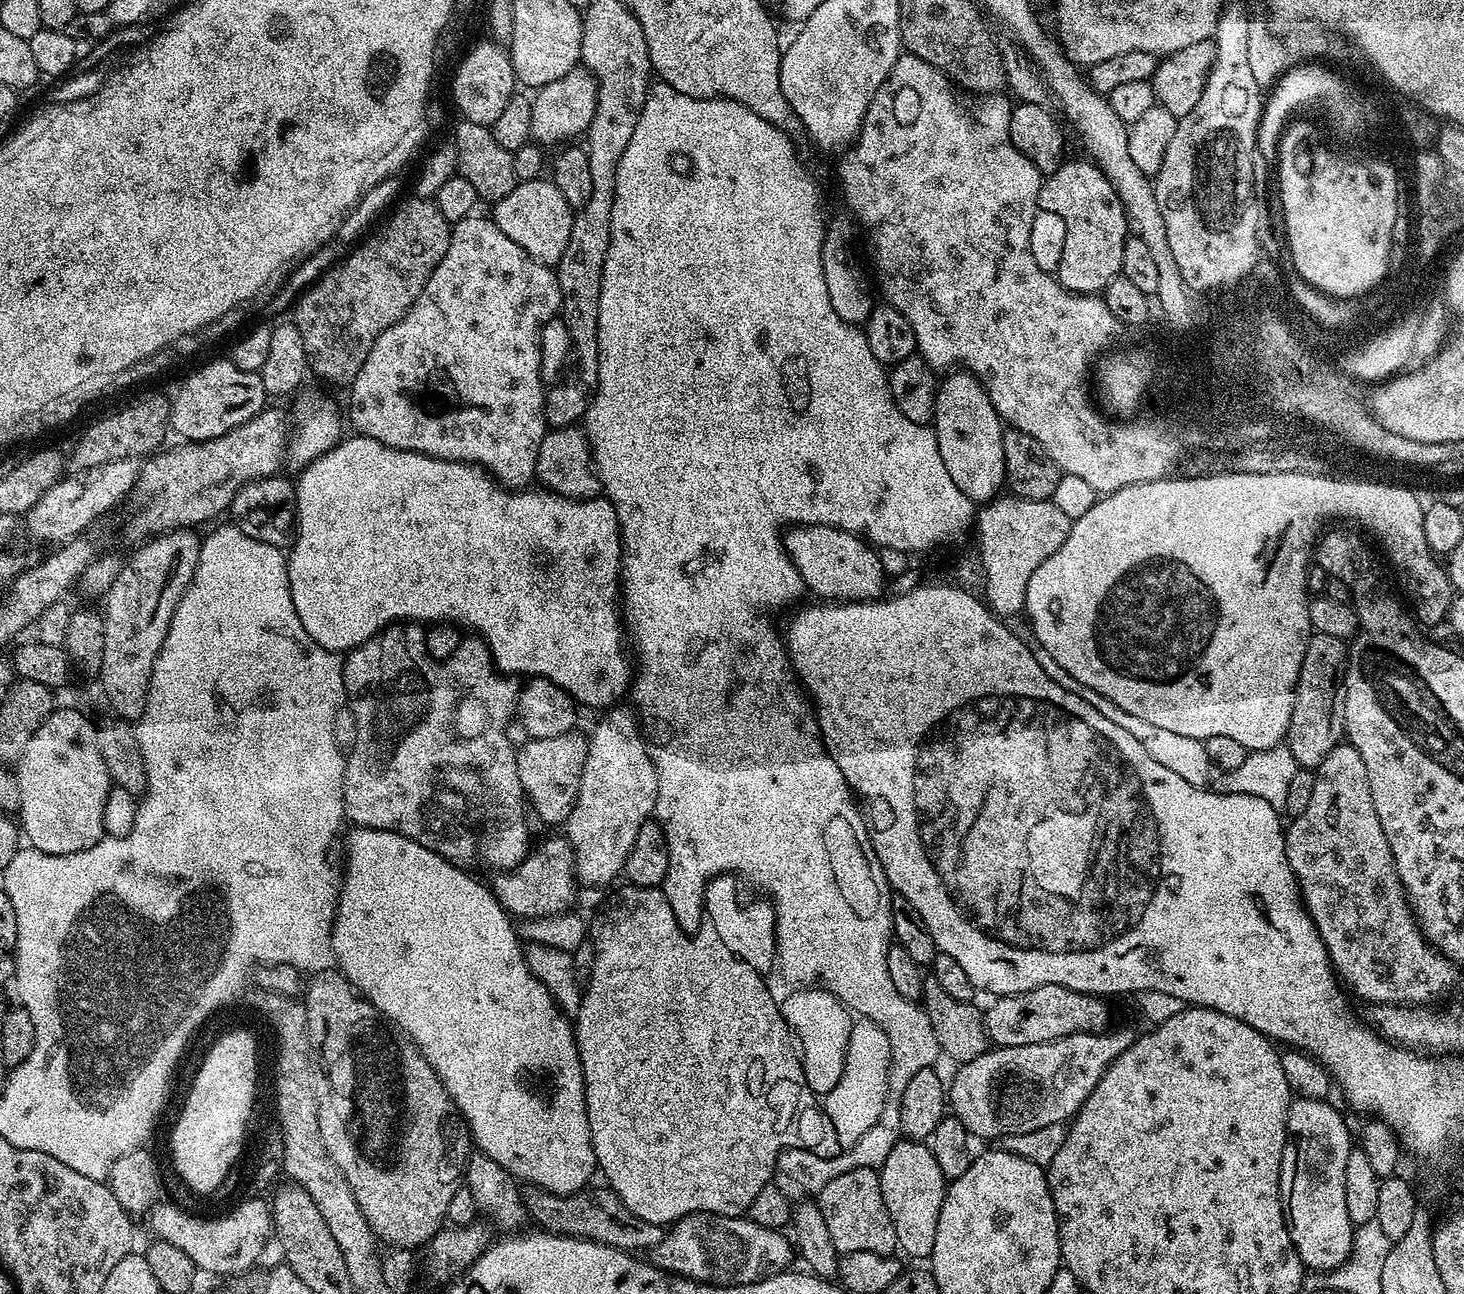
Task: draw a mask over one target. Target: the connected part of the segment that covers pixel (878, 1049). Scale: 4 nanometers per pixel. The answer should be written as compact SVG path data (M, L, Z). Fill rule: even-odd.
M857 1019L851 1028L841 1078L824 1096L822 1104L843 1148L855 1145L878 1120L887 1092L890 1064L889 1039L886 1038L885 1031L874 1022Z

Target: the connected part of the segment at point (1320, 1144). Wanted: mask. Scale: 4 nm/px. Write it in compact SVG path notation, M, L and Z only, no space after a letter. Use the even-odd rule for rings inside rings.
M1293 1099L1288 1105L1288 1140L1280 1171L1288 1233L1305 1269L1330 1273L1351 1254L1354 1225L1346 1214L1346 1158L1354 1147L1348 1124L1327 1099Z

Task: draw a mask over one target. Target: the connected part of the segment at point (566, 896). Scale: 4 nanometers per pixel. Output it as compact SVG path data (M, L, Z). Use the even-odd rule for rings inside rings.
M563 835L541 839L540 845L529 851L526 859L517 868L499 873L490 889L504 911L513 918L539 918L541 916L559 916L567 913L576 896L578 881L576 870L572 866L572 847Z

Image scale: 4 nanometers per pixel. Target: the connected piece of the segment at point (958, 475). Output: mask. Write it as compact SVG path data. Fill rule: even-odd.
M952 370L945 376L936 389L934 431L942 462L946 462L946 477L973 502L991 502L1001 495L1006 478L1005 425L978 377L967 370Z

